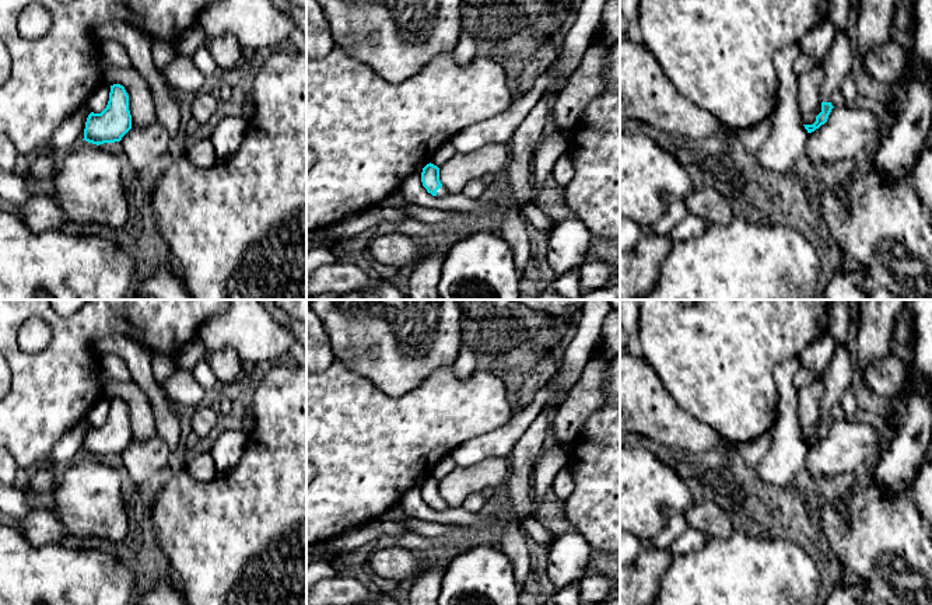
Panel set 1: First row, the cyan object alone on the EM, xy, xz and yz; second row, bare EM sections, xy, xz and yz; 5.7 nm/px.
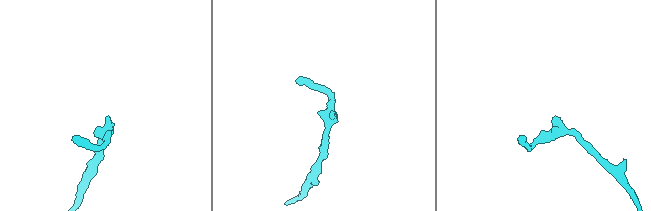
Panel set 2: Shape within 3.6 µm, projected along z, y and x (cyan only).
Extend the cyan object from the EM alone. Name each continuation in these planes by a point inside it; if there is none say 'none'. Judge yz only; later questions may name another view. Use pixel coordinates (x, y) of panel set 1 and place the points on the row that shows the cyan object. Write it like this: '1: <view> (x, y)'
1: yz (837, 63)

